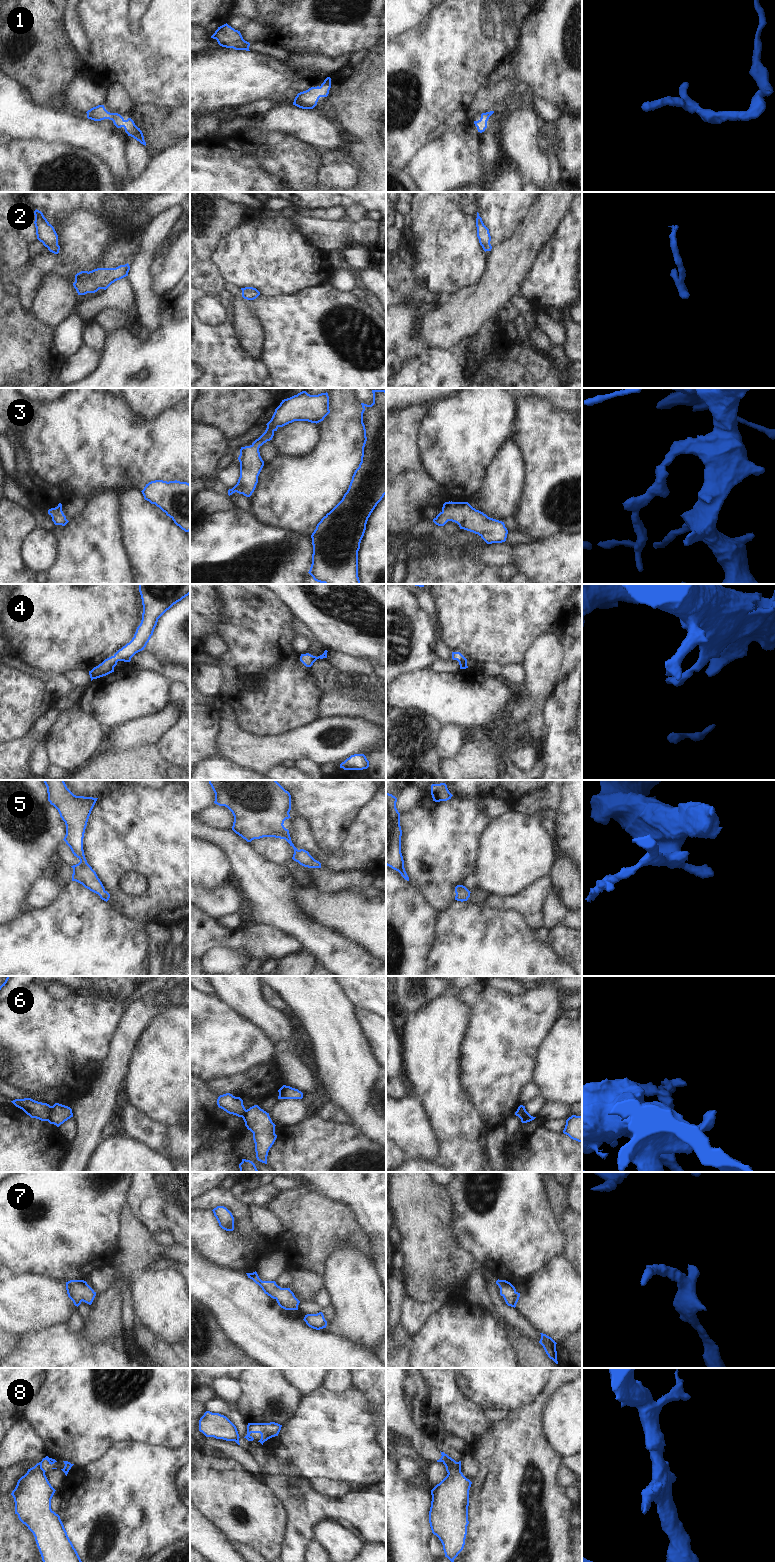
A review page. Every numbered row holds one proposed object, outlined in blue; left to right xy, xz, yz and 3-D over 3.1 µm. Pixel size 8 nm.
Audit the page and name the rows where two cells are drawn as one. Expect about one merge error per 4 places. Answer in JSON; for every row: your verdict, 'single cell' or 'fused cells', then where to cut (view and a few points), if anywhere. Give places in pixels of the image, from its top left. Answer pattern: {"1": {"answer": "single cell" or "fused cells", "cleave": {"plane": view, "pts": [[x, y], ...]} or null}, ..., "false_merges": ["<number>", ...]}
{"1": {"answer": "single cell", "cleave": null}, "2": {"answer": "single cell", "cleave": null}, "3": {"answer": "single cell", "cleave": null}, "4": {"answer": "single cell", "cleave": null}, "5": {"answer": "single cell", "cleave": null}, "6": {"answer": "fused cells", "cleave": {"plane": "xy", "pts": [[51, 1106], [51, 1112], [47, 1120]]}}, "7": {"answer": "single cell", "cleave": null}, "8": {"answer": "fused cells", "cleave": {"plane": "yz", "pts": [[442, 1461], [449, 1458], [460, 1470]]}}, "false_merges": ["6", "8"]}

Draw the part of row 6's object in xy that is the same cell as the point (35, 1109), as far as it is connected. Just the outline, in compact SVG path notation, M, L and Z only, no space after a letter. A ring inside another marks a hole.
M31 1098L15 1099L11 1101L16 1107L22 1109L31 1118L48 1121L51 1114L51 1106L47 1103L35 1101Z

